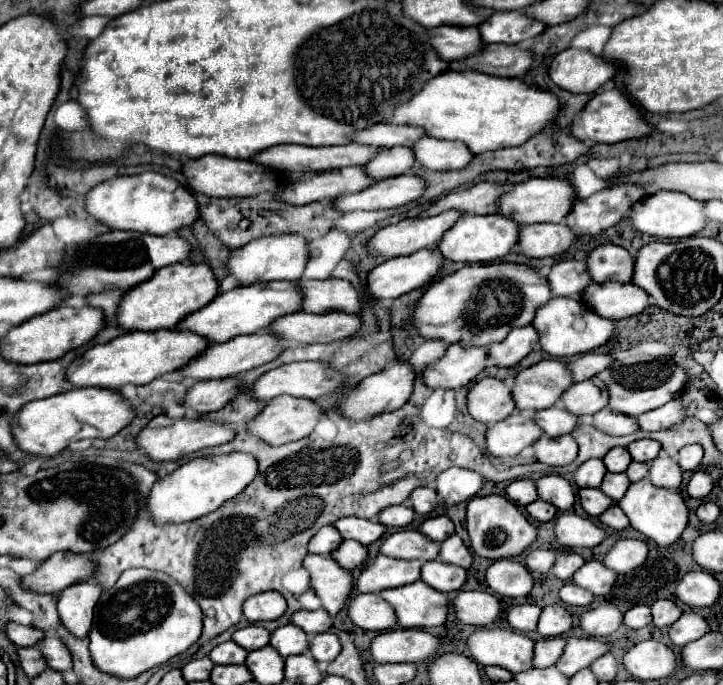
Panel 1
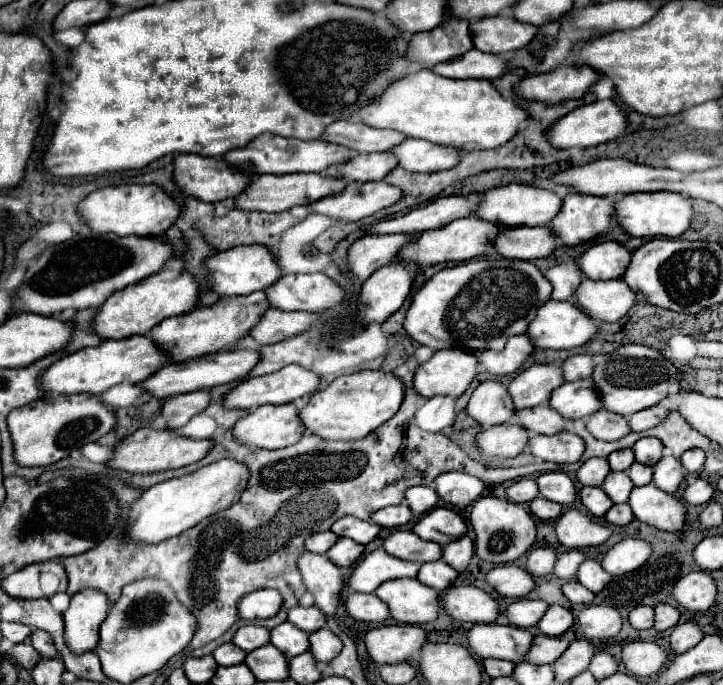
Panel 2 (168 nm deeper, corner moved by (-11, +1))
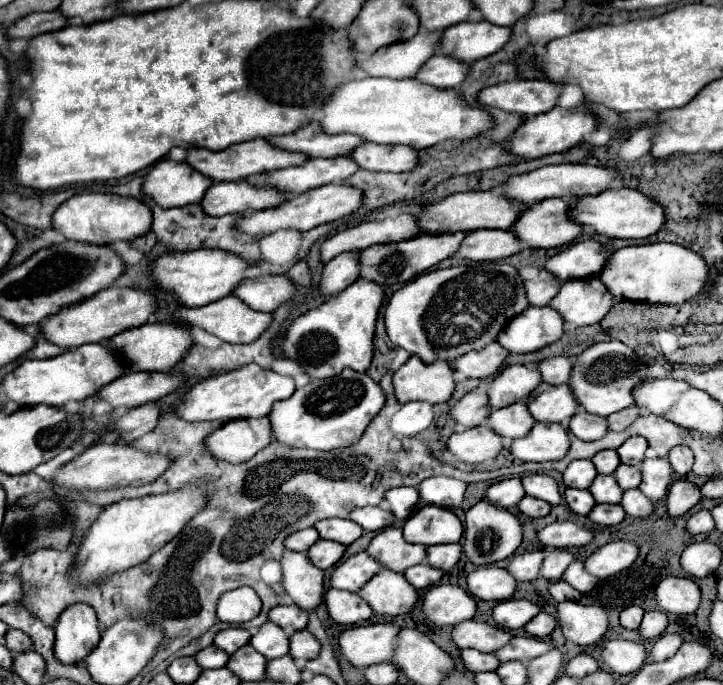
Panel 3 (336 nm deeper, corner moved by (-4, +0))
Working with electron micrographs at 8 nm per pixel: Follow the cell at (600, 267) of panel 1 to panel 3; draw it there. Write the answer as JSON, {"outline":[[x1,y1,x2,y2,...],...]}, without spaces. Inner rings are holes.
{"outline":[[584,240,552,256,546,262,546,270,550,270,556,278,566,282,598,276,604,270,606,262,608,262,606,248,596,240]]}

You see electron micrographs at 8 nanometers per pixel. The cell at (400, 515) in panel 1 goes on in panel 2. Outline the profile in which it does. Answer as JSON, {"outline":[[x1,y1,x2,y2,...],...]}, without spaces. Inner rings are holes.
{"outline":[[391,505,391,507,383,507,379,511,375,511,371,515,371,521,379,527,401,527,411,519,411,509,407,505]]}

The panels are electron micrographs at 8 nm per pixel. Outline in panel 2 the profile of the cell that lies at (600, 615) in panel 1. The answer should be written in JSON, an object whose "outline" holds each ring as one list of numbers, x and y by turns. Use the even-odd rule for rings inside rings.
{"outline":[[585,605,577,615,577,625,585,639,605,641,621,631,621,615,609,605]]}

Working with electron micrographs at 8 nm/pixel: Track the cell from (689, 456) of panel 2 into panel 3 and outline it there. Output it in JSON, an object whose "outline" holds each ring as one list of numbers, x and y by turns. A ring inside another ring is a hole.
{"outline":[[676,446,670,450,668,454,668,462,672,464,674,472,680,474,680,476,686,476,690,470,692,470,692,464,694,464,694,454,688,446]]}

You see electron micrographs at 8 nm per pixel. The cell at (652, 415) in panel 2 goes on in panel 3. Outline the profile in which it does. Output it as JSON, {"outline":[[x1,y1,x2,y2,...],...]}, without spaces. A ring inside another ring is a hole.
{"outline":[[630,406,630,408,624,408,612,416,608,416,608,428,614,430,614,432,622,432,624,428,628,428,638,416,642,414,642,410,638,410,636,406]]}

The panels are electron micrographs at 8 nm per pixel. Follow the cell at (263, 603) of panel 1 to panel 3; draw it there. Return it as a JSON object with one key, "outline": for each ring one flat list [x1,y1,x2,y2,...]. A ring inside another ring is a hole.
{"outline":[[242,586,220,596,218,606,216,606,216,616,220,622,242,624,258,616,260,608,262,608,260,596,256,596,252,588]]}

